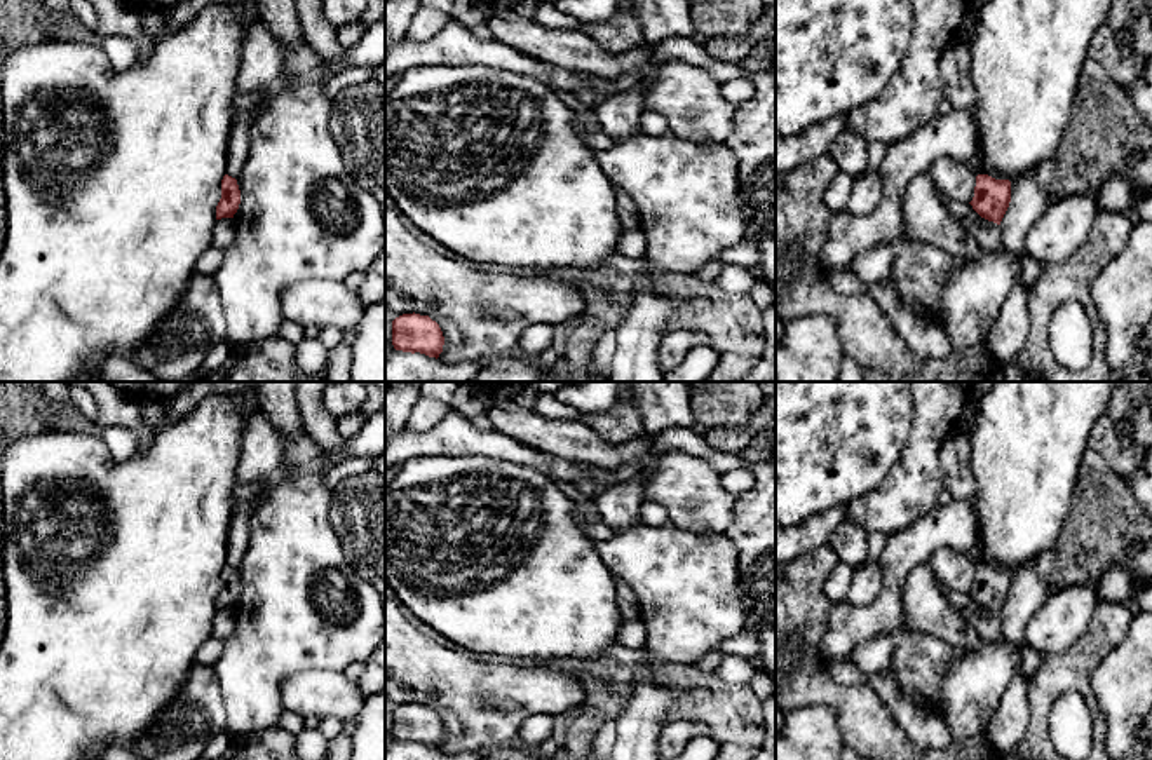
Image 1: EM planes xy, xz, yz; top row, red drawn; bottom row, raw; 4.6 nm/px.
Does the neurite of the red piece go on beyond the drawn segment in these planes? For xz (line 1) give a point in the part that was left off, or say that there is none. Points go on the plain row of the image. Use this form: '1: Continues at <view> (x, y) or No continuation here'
1: No continuation here

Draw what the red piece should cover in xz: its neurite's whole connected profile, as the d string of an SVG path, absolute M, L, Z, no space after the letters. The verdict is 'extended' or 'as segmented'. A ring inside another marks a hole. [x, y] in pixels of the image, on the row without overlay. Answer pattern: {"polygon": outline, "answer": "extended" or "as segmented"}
{"polygon": "M413 702L392 711L392 736L396 741L420 743L437 750L443 743L444 727L436 711Z", "answer": "as segmented"}

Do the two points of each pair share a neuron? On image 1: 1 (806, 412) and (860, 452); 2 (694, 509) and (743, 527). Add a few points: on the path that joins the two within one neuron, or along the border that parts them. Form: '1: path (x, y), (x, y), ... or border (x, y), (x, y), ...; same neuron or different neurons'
1: path (819, 412), (846, 438); same neuron
2: border (736, 499), (732, 520), (724, 534); different neurons

